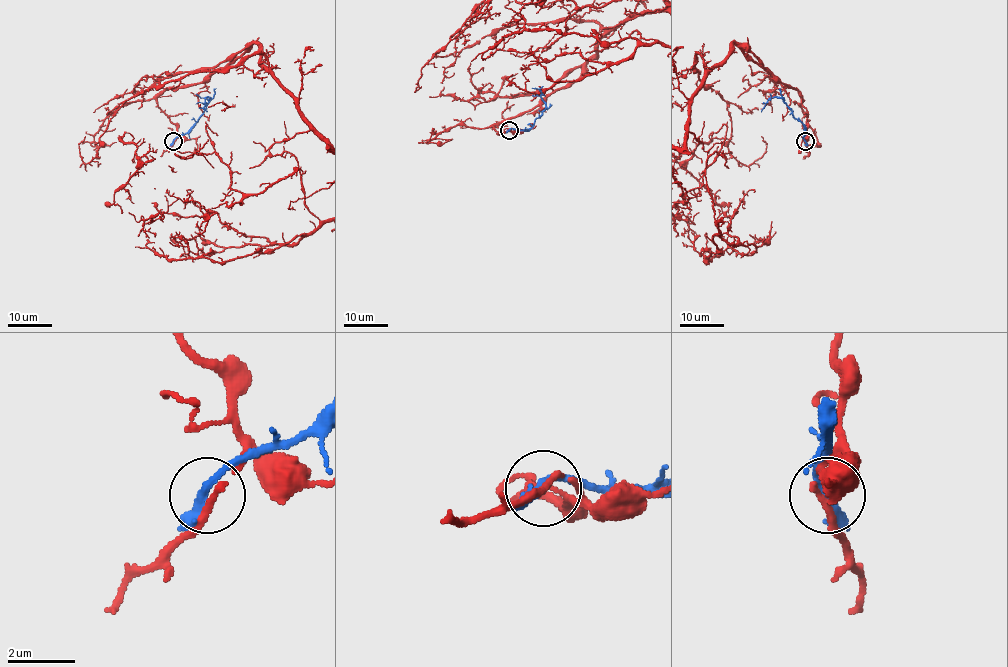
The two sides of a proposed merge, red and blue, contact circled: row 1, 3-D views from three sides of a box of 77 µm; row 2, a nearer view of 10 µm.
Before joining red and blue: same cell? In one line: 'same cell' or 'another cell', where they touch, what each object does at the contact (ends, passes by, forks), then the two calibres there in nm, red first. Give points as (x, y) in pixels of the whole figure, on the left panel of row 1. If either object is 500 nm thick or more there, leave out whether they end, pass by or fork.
another cell; at (173, 141); red passes by; blue passes by; 180 nm thick on the red side, 240 nm on the other

